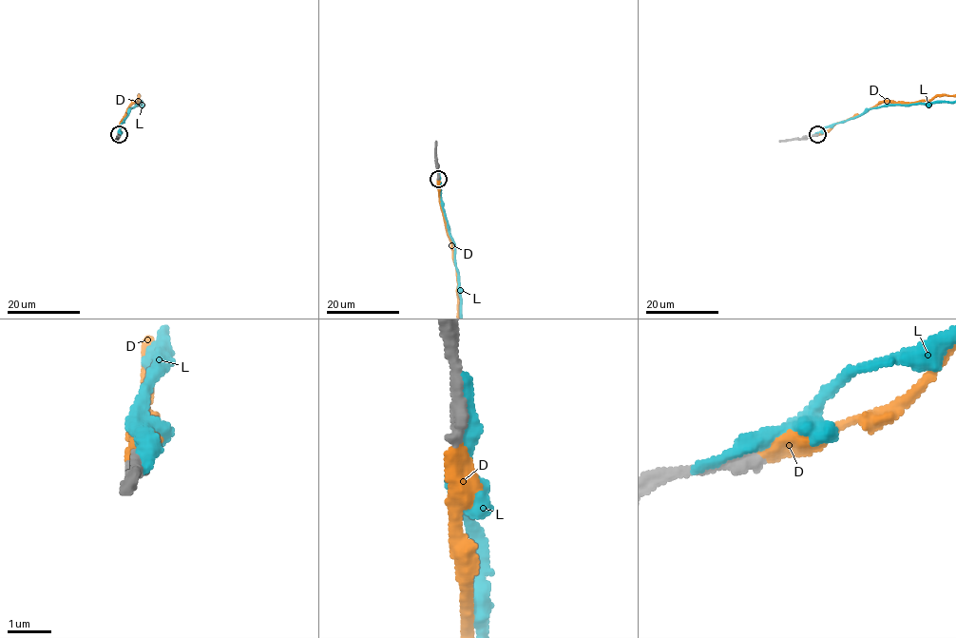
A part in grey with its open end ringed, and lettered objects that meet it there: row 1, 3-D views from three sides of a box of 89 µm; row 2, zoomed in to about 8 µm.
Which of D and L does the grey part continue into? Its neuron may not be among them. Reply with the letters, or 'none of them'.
D

